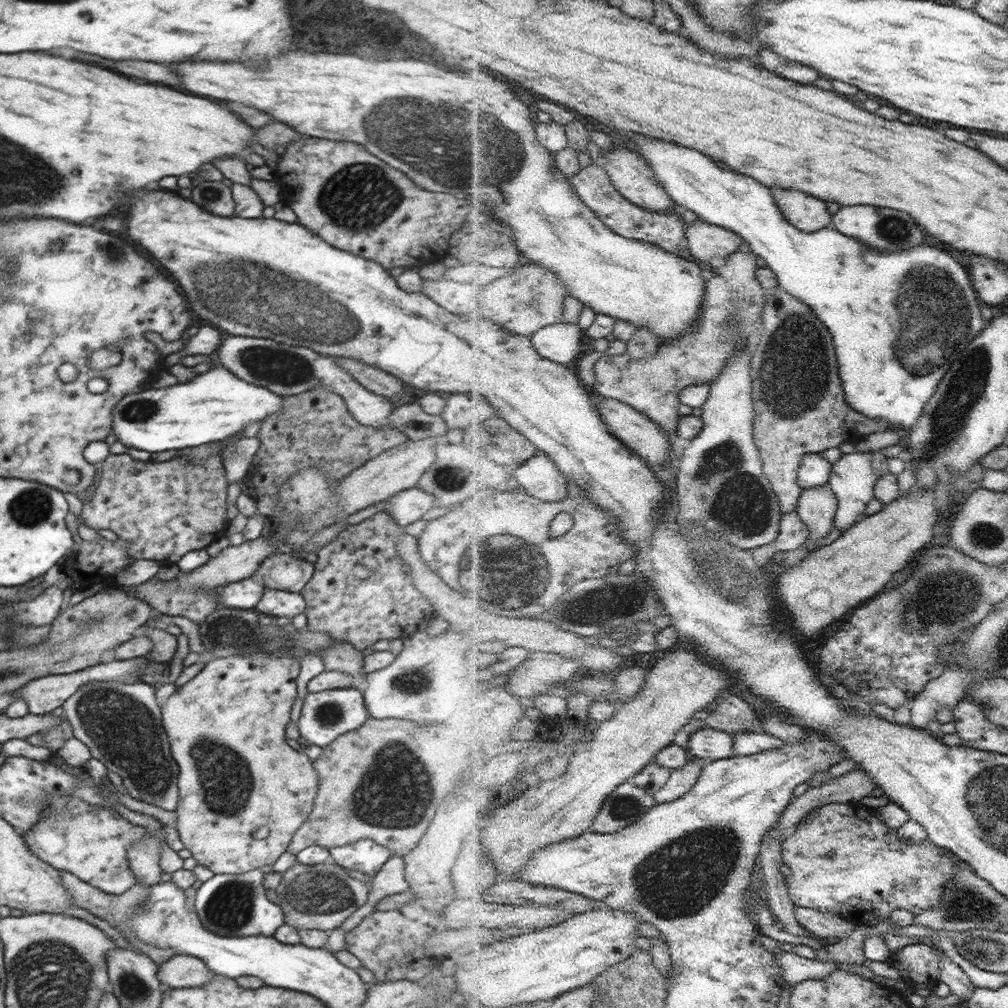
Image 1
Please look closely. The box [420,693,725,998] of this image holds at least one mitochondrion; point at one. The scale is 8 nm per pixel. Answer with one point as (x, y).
(624, 806)

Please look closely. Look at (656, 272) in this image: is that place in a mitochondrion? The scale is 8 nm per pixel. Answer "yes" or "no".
no

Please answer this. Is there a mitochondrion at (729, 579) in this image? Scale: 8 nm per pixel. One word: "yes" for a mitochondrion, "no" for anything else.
yes

